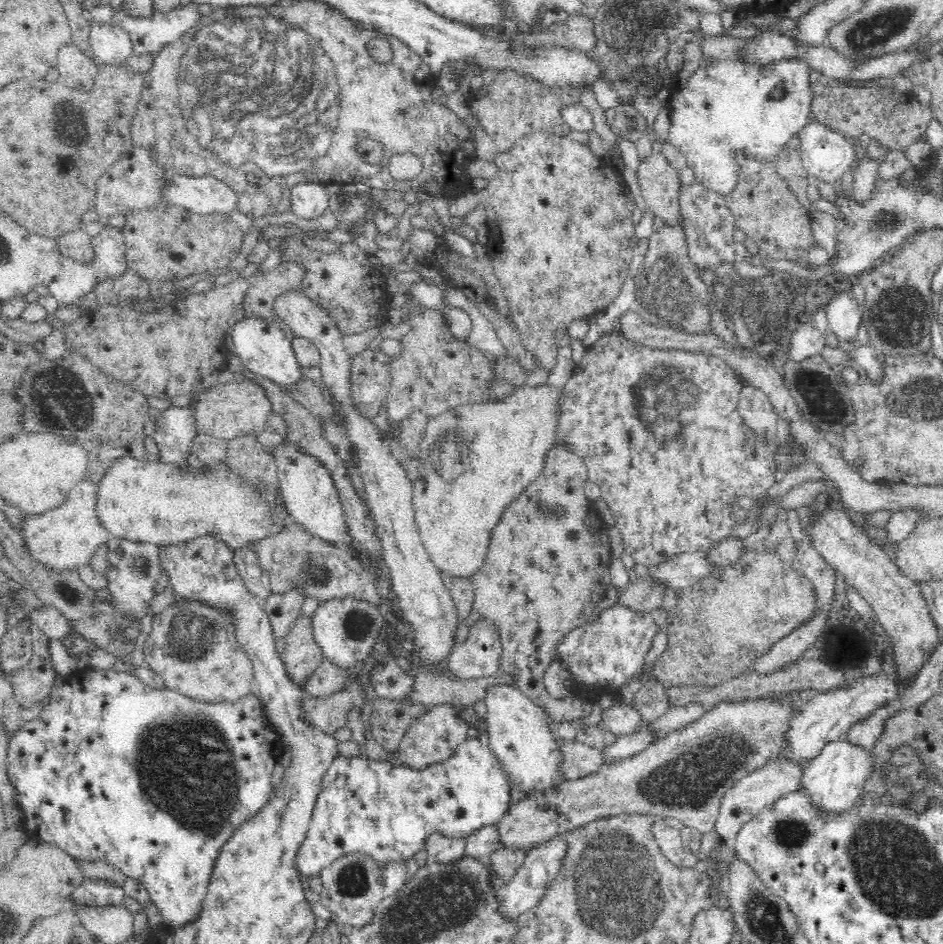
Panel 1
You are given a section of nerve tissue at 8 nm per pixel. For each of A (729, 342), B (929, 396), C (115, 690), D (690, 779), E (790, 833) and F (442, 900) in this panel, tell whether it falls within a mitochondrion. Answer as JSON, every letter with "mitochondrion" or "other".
{"A":"other","B":"mitochondrion","C":"other","D":"mitochondrion","E":"mitochondrion","F":"mitochondrion"}

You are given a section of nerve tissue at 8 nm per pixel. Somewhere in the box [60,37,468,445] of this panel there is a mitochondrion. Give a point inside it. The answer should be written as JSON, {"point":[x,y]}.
{"point":[186,139]}

